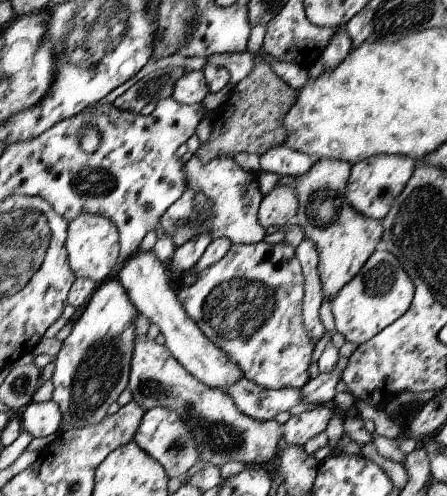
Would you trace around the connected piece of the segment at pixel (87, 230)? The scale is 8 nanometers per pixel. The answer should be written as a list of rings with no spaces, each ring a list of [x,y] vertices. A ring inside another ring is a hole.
[[[84,213],[70,222],[68,240],[64,246],[68,250],[68,262],[75,271],[75,276],[91,278],[93,282],[100,284],[104,282],[104,278],[108,278],[110,272],[114,272],[112,268],[119,262],[119,229],[105,216]]]

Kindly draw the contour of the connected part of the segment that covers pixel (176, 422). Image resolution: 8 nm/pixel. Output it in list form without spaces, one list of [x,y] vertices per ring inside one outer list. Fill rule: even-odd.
[[[160,406],[145,411],[133,441],[146,454],[152,455],[156,462],[160,462],[170,478],[184,477],[188,470],[198,462],[198,454],[200,454],[198,444],[194,442],[194,436],[184,421],[180,420],[179,411],[174,412],[174,410],[160,408]]]

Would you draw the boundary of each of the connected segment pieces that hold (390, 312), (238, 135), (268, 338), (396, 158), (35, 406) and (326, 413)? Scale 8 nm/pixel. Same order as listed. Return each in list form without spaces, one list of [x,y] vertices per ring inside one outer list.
[[[380,244],[356,278],[330,301],[335,330],[348,342],[364,344],[408,312],[414,292],[414,282],[400,260]]]
[[[252,53],[252,56],[254,56],[254,70],[238,84],[241,87],[242,100],[234,106],[230,120],[214,126],[208,142],[201,144],[195,152],[204,164],[214,160],[214,158],[222,158],[222,156],[233,158],[234,154],[238,154],[238,152],[262,156],[276,146],[287,144],[288,134],[284,128],[284,116],[294,106],[297,90],[288,86],[277,75],[277,72],[274,72],[270,63],[264,62],[265,59],[260,54]]]
[[[286,240],[277,244],[265,241],[249,245],[233,244],[218,264],[202,272],[198,271],[196,282],[192,286],[182,285],[182,290],[177,295],[186,314],[196,323],[202,334],[220,350],[224,350],[228,360],[242,370],[243,376],[260,388],[301,389],[311,380],[308,378],[308,366],[312,362],[316,340],[308,336],[302,322],[304,276],[296,257],[294,248]]]
[[[379,154],[352,165],[344,192],[348,204],[366,218],[383,219],[414,174],[414,164],[416,161],[409,156]]]
[[[50,400],[45,402],[32,402],[24,410],[24,414],[19,416],[22,424],[22,429],[29,432],[33,437],[50,436],[50,434],[59,433],[62,424],[62,412],[58,408],[56,402]]]
[[[320,405],[310,411],[294,415],[282,425],[287,446],[303,447],[310,438],[324,432],[334,416],[340,416],[333,405]]]

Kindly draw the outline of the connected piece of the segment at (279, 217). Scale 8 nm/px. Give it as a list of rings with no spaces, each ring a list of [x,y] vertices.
[[[291,185],[276,186],[272,192],[264,195],[259,206],[258,220],[265,228],[272,226],[284,226],[294,218],[296,210],[296,194]]]

